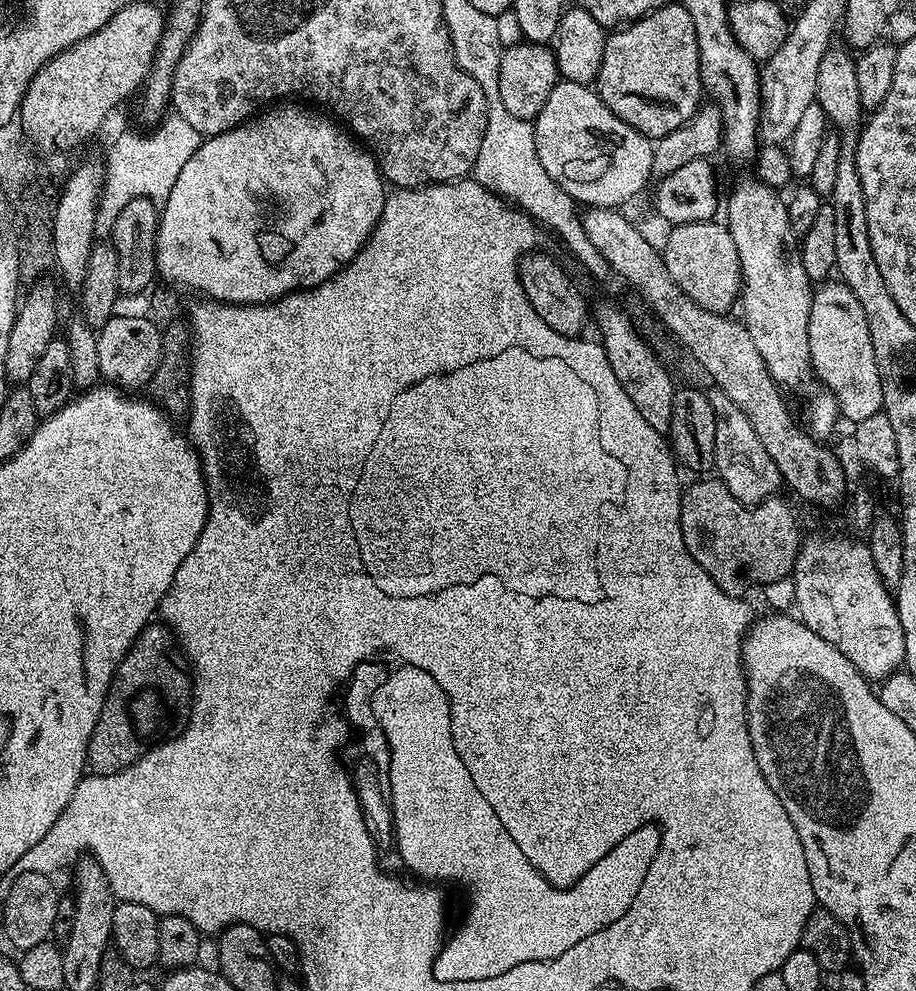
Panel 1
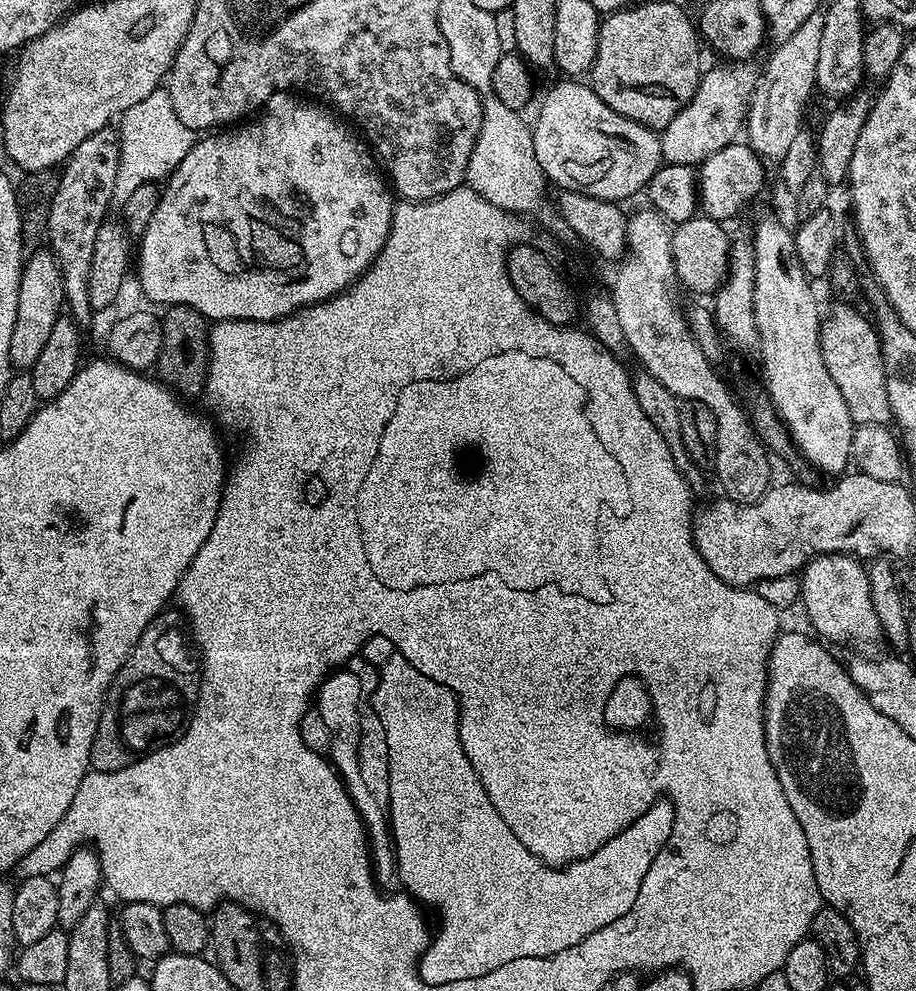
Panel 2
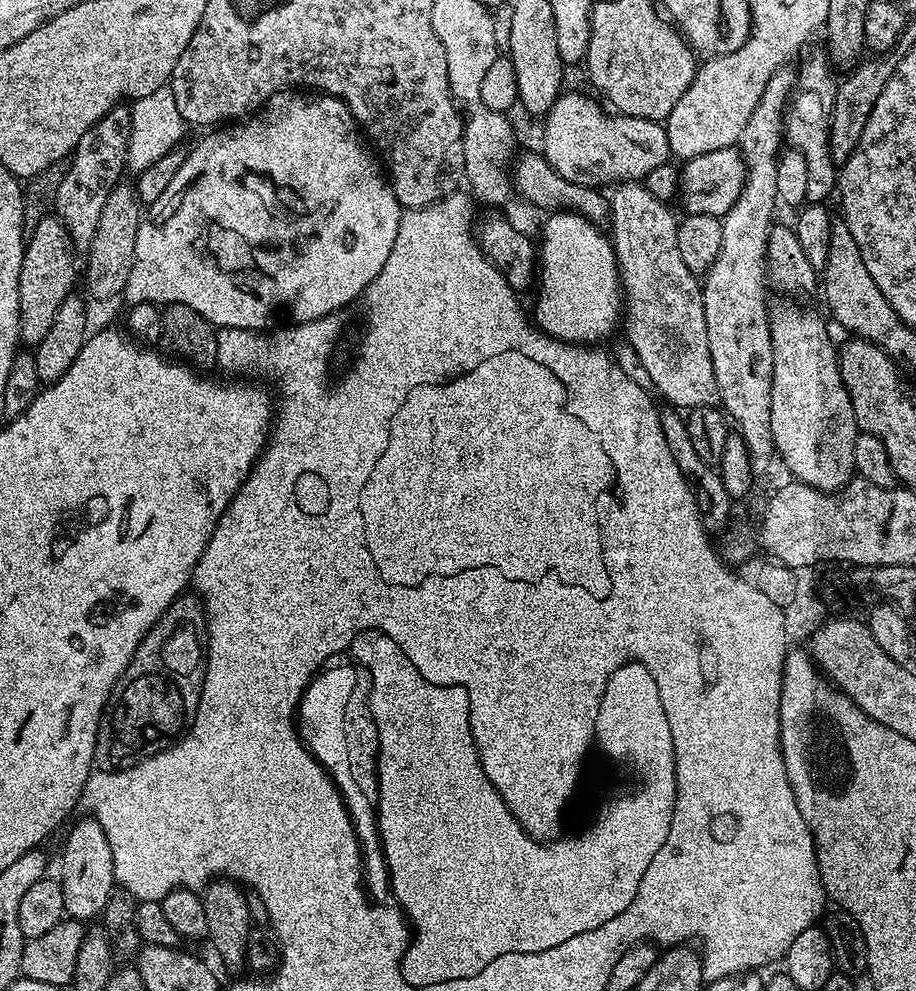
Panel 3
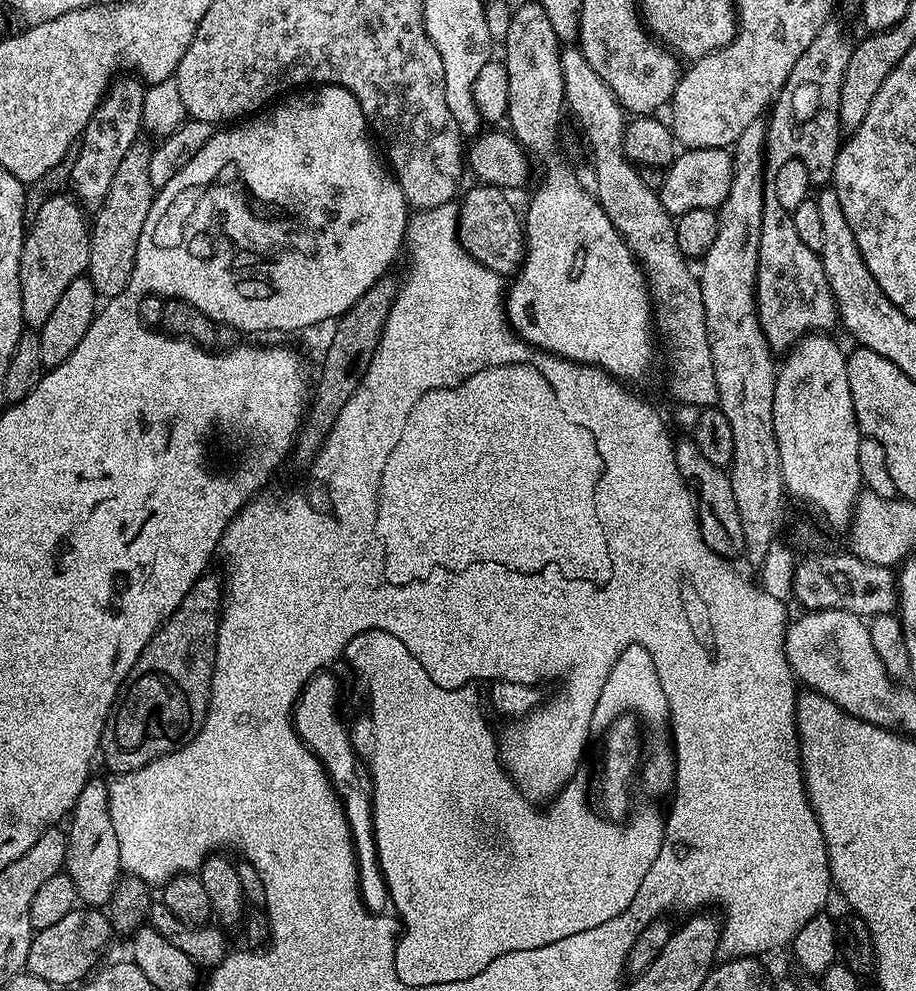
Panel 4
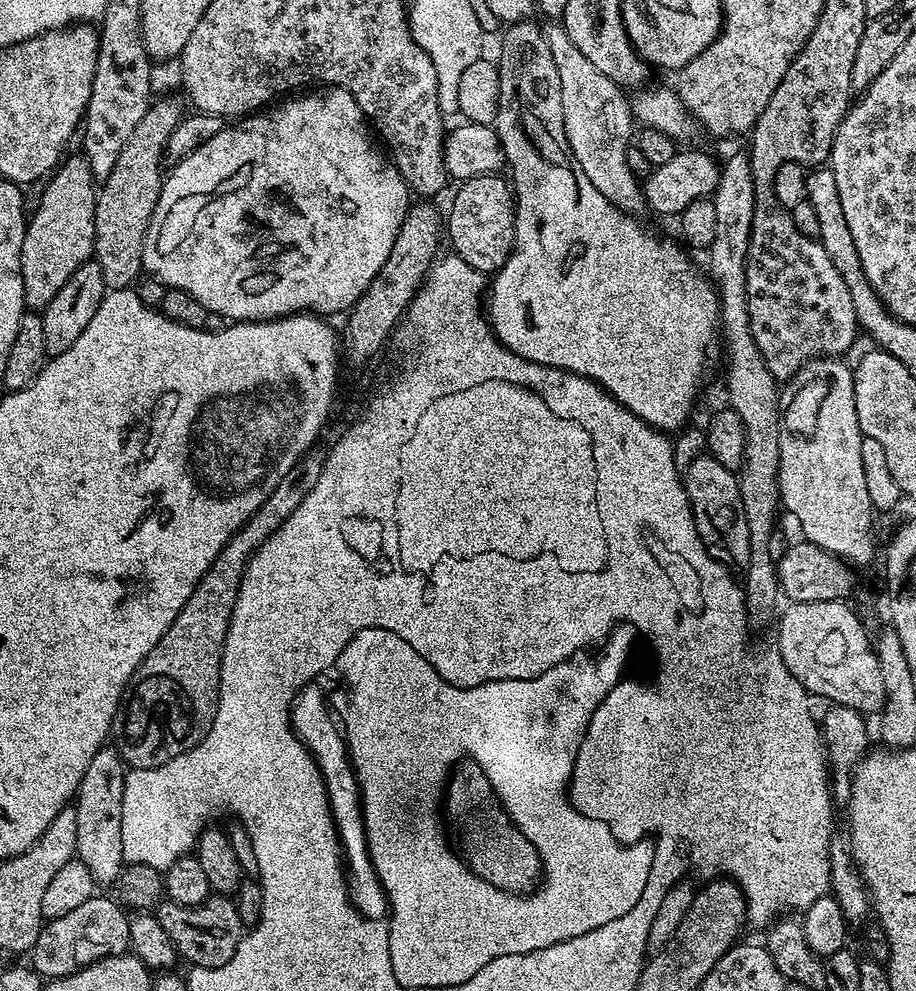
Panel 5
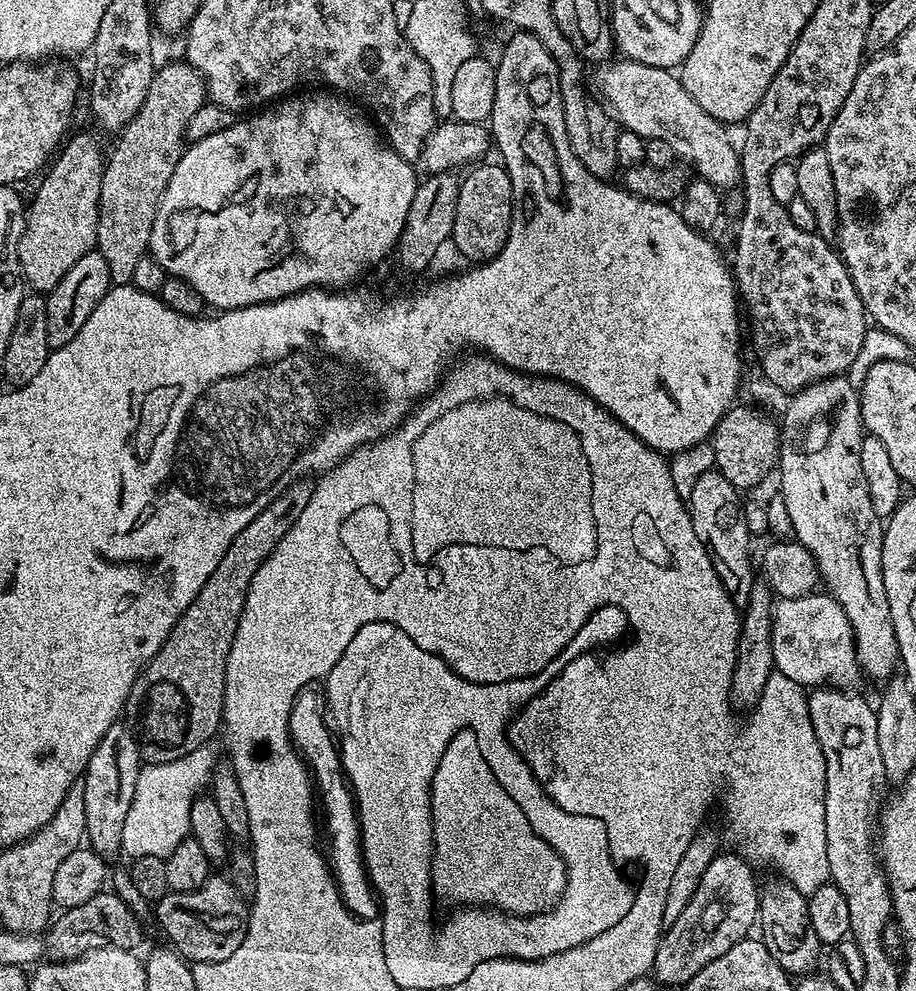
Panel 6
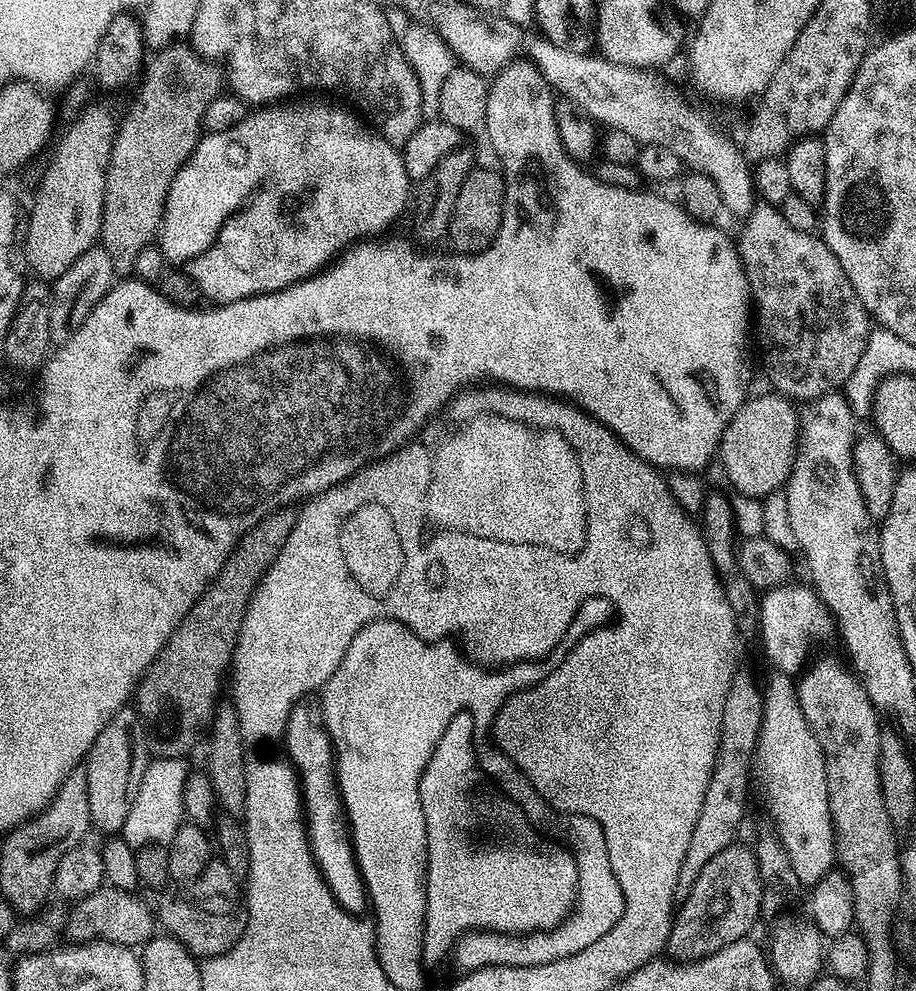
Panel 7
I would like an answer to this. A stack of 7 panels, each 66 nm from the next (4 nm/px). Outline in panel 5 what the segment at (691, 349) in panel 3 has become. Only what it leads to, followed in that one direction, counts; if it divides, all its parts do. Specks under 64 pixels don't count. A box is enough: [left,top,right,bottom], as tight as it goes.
[543,22,645,214]

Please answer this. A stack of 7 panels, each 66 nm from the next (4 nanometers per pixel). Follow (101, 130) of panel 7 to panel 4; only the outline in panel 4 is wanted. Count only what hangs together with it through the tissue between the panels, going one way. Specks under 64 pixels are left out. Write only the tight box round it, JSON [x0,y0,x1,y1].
[20,195,90,326]

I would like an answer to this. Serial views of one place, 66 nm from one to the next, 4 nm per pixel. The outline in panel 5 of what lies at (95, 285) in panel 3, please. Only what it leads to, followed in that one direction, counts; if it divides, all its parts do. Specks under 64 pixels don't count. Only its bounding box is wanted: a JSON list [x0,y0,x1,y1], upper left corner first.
[94,94,186,289]

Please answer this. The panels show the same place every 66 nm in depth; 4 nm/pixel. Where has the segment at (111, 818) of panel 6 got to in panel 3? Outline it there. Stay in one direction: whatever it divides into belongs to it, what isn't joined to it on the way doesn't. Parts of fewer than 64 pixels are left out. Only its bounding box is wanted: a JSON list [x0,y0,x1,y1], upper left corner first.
[58,818,117,922]

